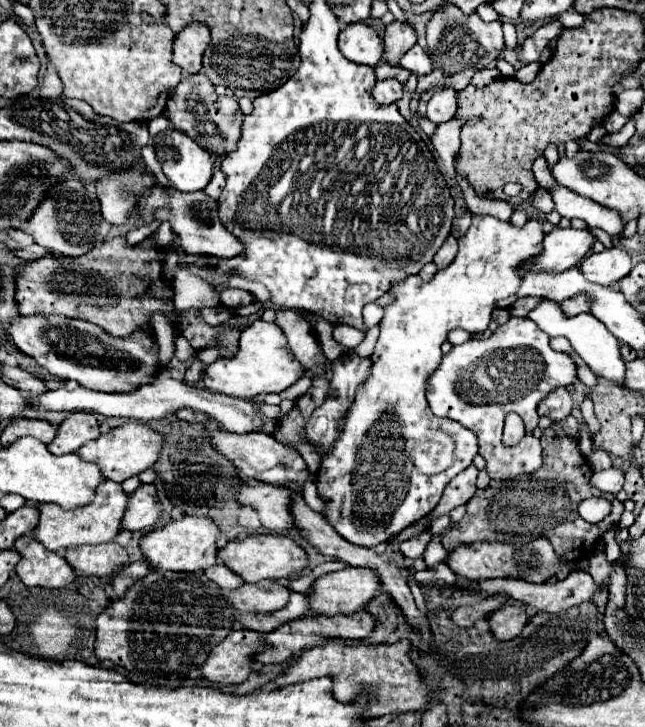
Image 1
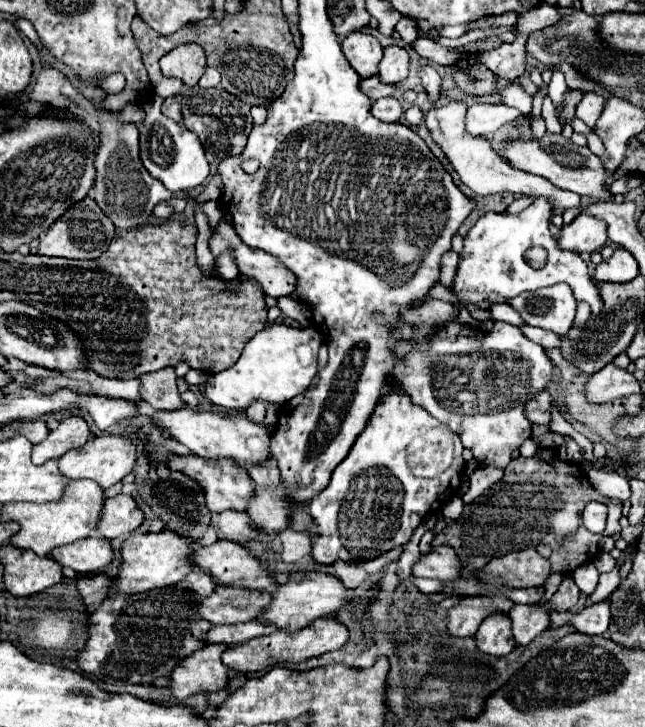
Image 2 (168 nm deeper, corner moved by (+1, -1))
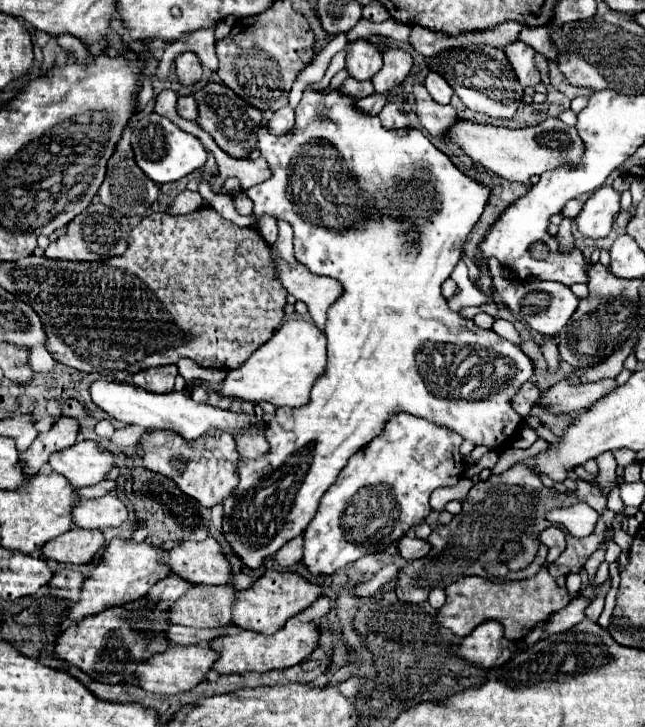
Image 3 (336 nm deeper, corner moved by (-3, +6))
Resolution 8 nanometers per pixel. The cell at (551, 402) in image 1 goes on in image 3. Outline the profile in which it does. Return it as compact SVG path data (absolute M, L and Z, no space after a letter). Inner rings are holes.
M526 381L526 383L518 389L518 393L516 393L514 399L510 401L510 405L514 407L514 411L516 411L520 417L528 417L528 413L532 411L532 407L534 407L534 403L536 403L538 397L540 397L540 389L538 389L534 383Z

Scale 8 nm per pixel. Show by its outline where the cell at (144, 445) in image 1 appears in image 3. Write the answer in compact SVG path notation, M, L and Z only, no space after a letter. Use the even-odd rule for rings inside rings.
M82 441L68 449L62 449L50 457L54 473L68 479L72 487L96 485L114 467L116 457L108 451L98 451L94 441Z

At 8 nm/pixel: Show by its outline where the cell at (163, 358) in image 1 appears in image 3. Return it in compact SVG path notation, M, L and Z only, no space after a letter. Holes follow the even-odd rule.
M152 367L146 371L138 371L138 375L132 377L132 383L136 387L142 387L152 393L170 393L174 389L174 379L178 375L178 367Z

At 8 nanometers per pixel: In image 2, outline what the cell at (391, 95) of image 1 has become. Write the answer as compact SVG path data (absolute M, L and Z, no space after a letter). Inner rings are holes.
M392 96L378 98L372 102L372 114L382 122L398 122L402 112L404 112L402 104Z

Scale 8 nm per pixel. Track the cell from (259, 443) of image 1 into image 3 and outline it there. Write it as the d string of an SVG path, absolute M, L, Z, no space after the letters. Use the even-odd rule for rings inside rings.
M100 379L90 385L90 397L112 419L118 419L130 425L148 427L148 429L170 429L182 435L186 441L194 441L210 429L238 433L238 431L248 431L248 427L252 425L252 419L246 413L234 413L234 411L224 411L220 407L212 407L206 403L196 403L190 399L188 391L172 391L164 395L154 395L150 391L142 391L140 387L134 387L128 383Z

